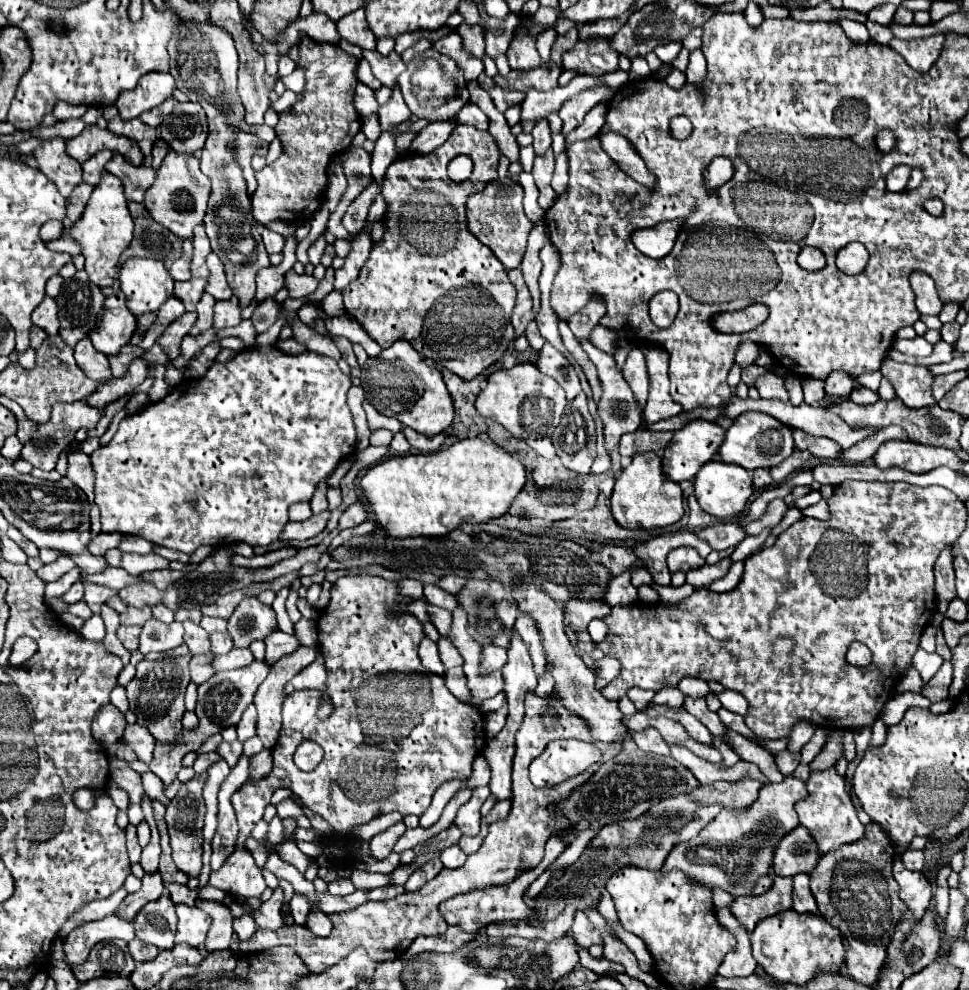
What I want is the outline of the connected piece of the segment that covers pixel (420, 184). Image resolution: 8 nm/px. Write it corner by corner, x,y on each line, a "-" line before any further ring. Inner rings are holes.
457,125
449,139
439,149
427,155
411,153
397,157
387,169
381,189
383,199
387,203
387,213
383,215
385,235
371,247
369,261
363,265
359,277
341,291
341,295
345,301
347,315
361,323
369,337
381,343
383,349
391,347
397,339
405,339
425,359
439,363
441,367
449,369
465,381
471,381
483,369
501,359
515,337
511,325
511,313
515,307
515,287
507,277
507,269
493,255
493,251
469,233
465,215
465,197
469,193
457,193
455,197
453,187
451,191
447,189
443,197
433,195
435,181
443,181
449,185
447,163
459,153
469,155
475,163
473,185
469,183
469,193
481,191
487,187
487,183
497,179
499,149
495,145
495,139
487,131
475,131
475,127
469,125
-
433,207
441,209
433,213

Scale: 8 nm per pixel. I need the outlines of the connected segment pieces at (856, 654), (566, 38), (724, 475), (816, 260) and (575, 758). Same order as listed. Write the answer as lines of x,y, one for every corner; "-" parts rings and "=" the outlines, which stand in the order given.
851,643
851,647
849,647
849,653
847,653
847,661
851,663
851,665
869,665
871,663
871,651
865,647
865,645
861,645
861,643
=
573,27
573,29
569,29
565,35
559,35
559,37
555,39
553,49
551,49
551,61
549,61
549,63
561,63
561,55
563,55
569,47
573,47
573,43
577,43
577,39
579,39
577,33
579,33
577,27
=
709,461
701,467
701,471
695,477
695,497
703,511
717,519
735,519
745,511
745,505
749,497
753,495
753,481
751,473
743,467
723,463
723,461
=
803,247
797,257
797,263
807,271
819,271
825,267
825,255
815,247
=
559,739
547,745
547,749
534,759
529,767
530,780
537,787
557,787
559,783
587,771
593,763
601,761
601,751
595,743
581,743
577,739

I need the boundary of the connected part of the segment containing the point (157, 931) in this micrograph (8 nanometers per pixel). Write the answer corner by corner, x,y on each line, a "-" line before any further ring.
165,891
157,901
147,903
141,909
141,915
133,919
133,925
135,925
135,935
141,941
157,945
159,949
171,949
175,939
177,915
175,915
175,905
169,899
169,893

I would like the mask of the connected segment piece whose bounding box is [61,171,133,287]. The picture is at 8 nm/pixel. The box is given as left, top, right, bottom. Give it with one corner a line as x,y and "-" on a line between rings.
105,171
101,175
101,181
93,189
81,219
71,223
69,229
63,229
61,235
69,235
81,245
81,255
85,257
85,271
91,283
95,283
97,287
111,287
117,279
119,257
133,239
133,219
127,211
127,199
123,195
121,181

